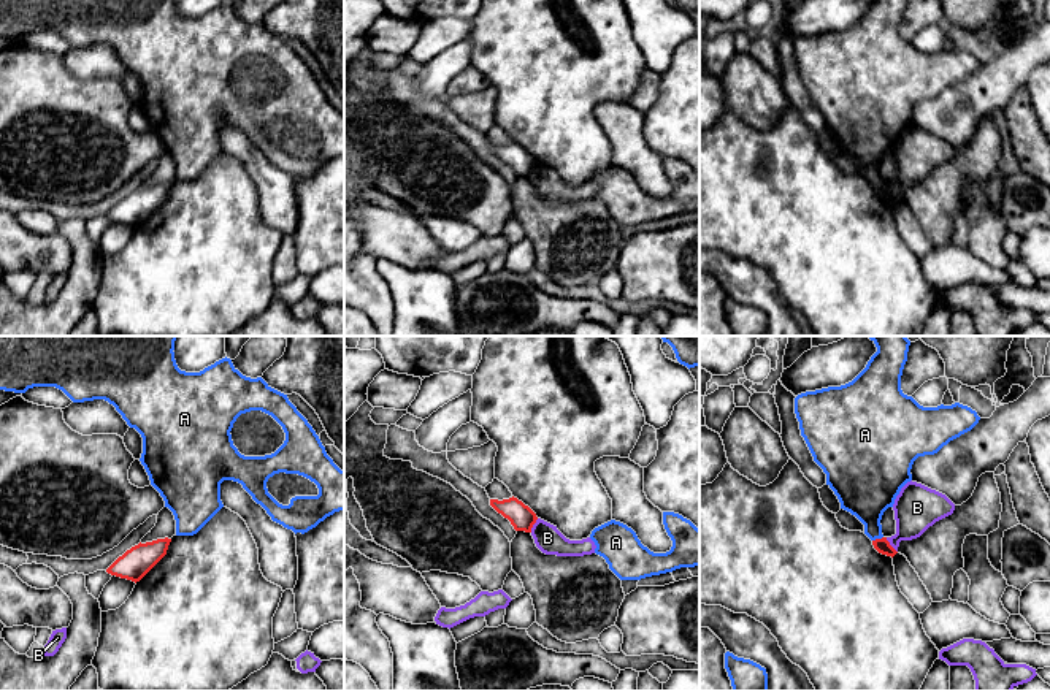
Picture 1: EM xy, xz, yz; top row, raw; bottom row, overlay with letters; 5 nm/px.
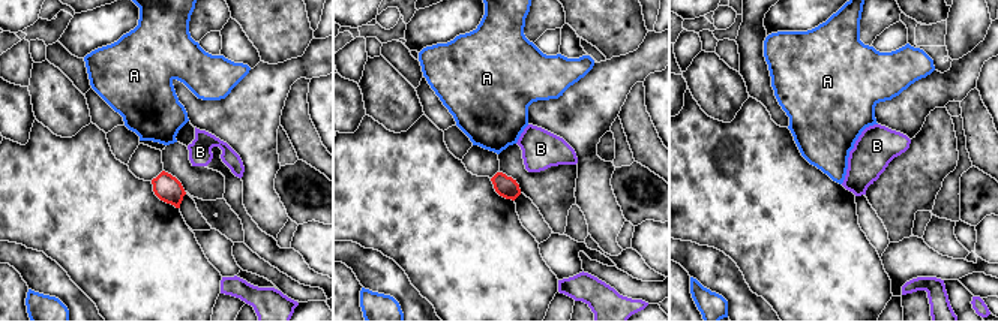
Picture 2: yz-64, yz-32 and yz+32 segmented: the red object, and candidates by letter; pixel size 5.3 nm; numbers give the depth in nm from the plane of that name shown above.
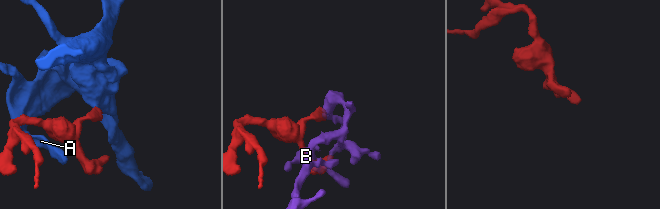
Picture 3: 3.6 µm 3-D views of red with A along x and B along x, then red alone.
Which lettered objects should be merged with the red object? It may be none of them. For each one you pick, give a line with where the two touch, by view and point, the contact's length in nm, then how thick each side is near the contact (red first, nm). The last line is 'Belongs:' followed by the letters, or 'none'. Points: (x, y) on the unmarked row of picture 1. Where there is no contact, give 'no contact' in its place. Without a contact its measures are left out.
Belongs: none

